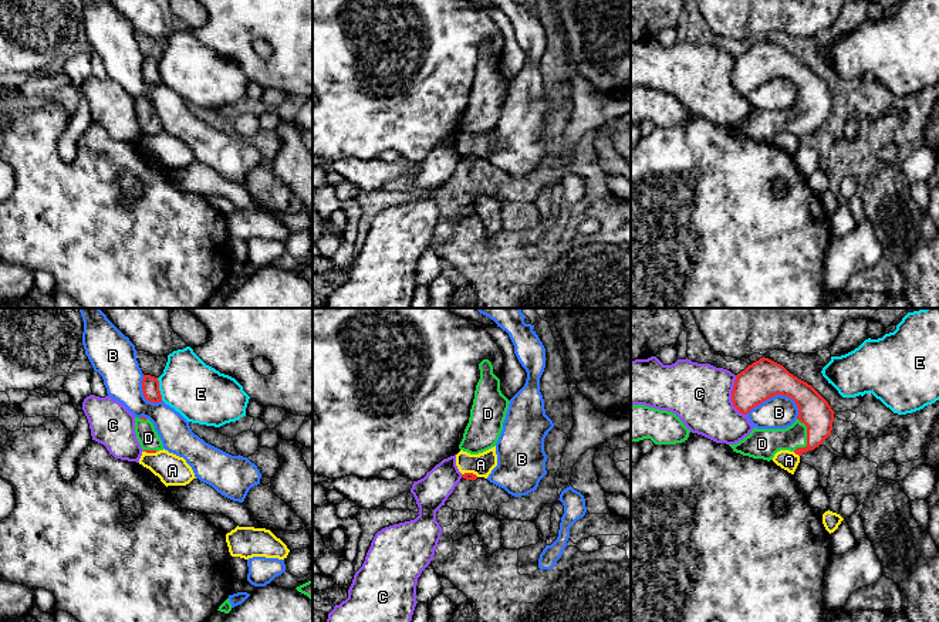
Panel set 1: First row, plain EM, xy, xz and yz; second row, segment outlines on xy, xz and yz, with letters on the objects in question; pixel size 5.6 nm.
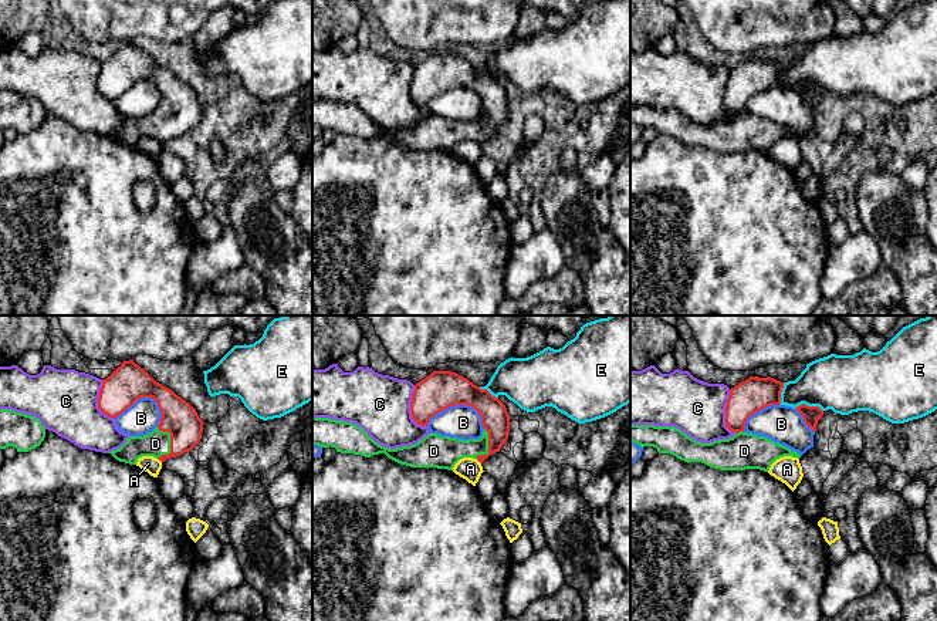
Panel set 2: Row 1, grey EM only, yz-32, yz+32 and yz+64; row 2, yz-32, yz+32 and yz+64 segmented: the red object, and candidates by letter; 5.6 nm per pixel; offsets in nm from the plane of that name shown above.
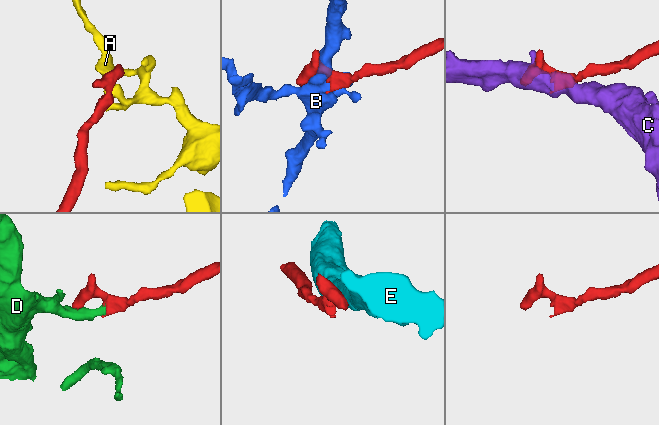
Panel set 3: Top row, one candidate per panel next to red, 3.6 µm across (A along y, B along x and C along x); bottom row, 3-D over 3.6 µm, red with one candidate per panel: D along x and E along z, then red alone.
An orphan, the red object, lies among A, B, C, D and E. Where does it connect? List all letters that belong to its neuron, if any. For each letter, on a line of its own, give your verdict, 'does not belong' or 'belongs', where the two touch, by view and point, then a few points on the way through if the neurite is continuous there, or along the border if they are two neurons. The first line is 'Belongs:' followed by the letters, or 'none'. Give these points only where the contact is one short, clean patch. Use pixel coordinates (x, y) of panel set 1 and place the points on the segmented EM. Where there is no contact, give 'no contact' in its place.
Belongs: D
A: does not belong; meets red in yz at (796, 453); border along yz (793, 452), (799, 456)
B: does not belong; meets red in yz at (773, 395)
C: does not belong; meets red in yz at (732, 396)
D: belongs; meets red in yz at (807, 438)
E: does not belong; meets red in xy at (158, 389)

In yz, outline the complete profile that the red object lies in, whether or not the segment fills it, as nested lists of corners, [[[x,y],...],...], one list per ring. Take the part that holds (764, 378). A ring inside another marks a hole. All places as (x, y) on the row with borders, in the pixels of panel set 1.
[[[764,356],[736,375],[732,402],[740,413],[747,415],[776,395],[788,396],[796,402],[796,422],[786,429],[754,427],[739,443],[729,444],[733,452],[770,462],[780,450],[801,456],[823,444],[831,435],[834,410],[828,402],[811,385]]]

